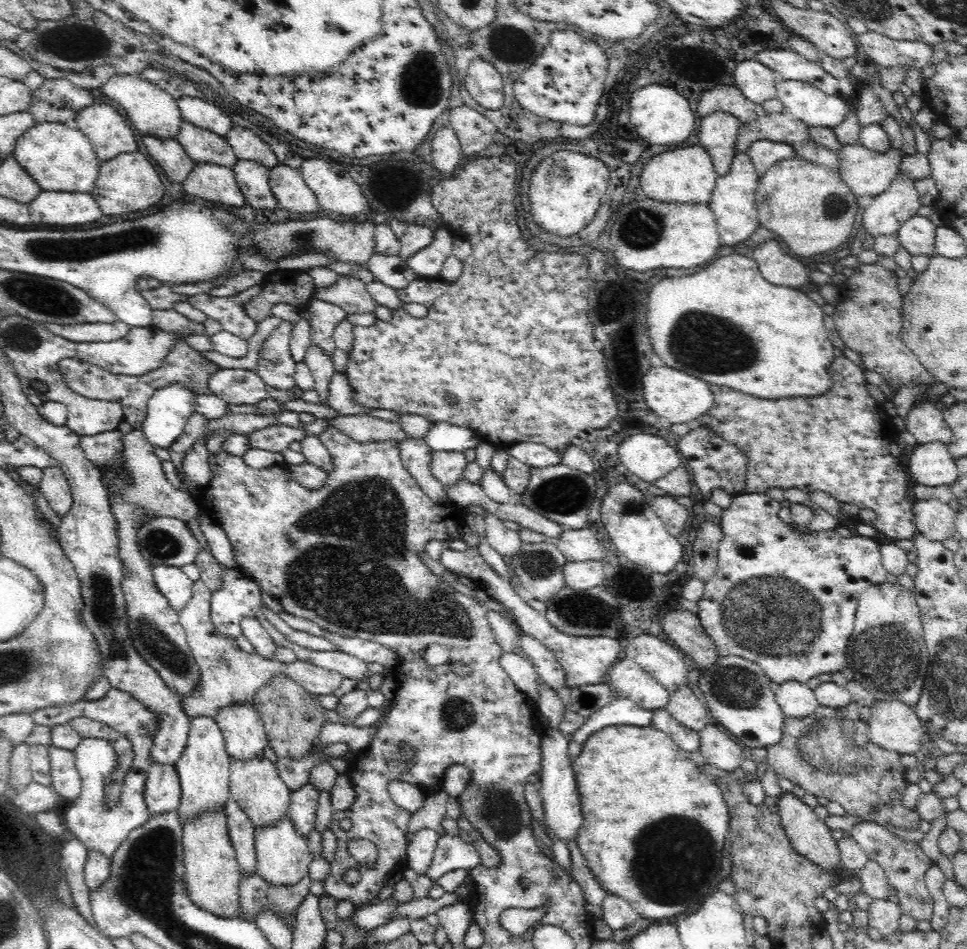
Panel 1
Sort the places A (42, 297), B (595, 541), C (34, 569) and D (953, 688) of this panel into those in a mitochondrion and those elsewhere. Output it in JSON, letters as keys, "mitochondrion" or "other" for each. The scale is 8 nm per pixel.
{"A":"mitochondrion","B":"other","C":"other","D":"mitochondrion"}

